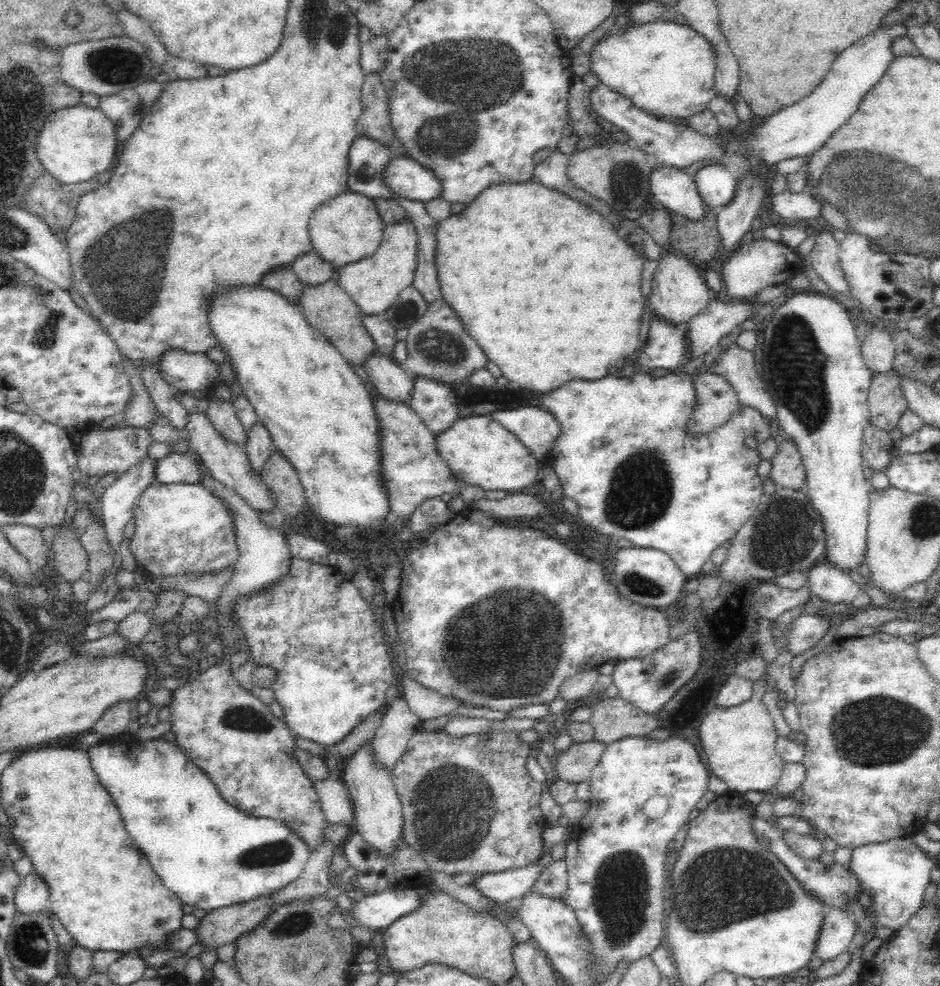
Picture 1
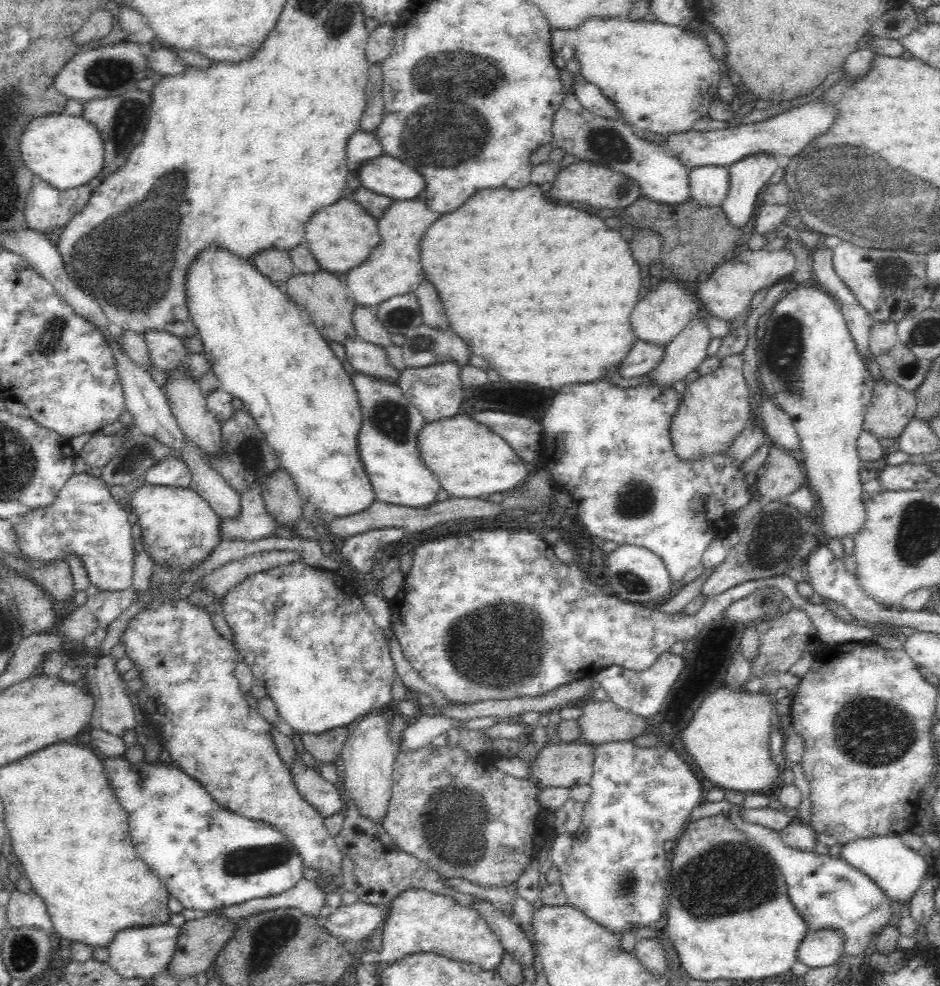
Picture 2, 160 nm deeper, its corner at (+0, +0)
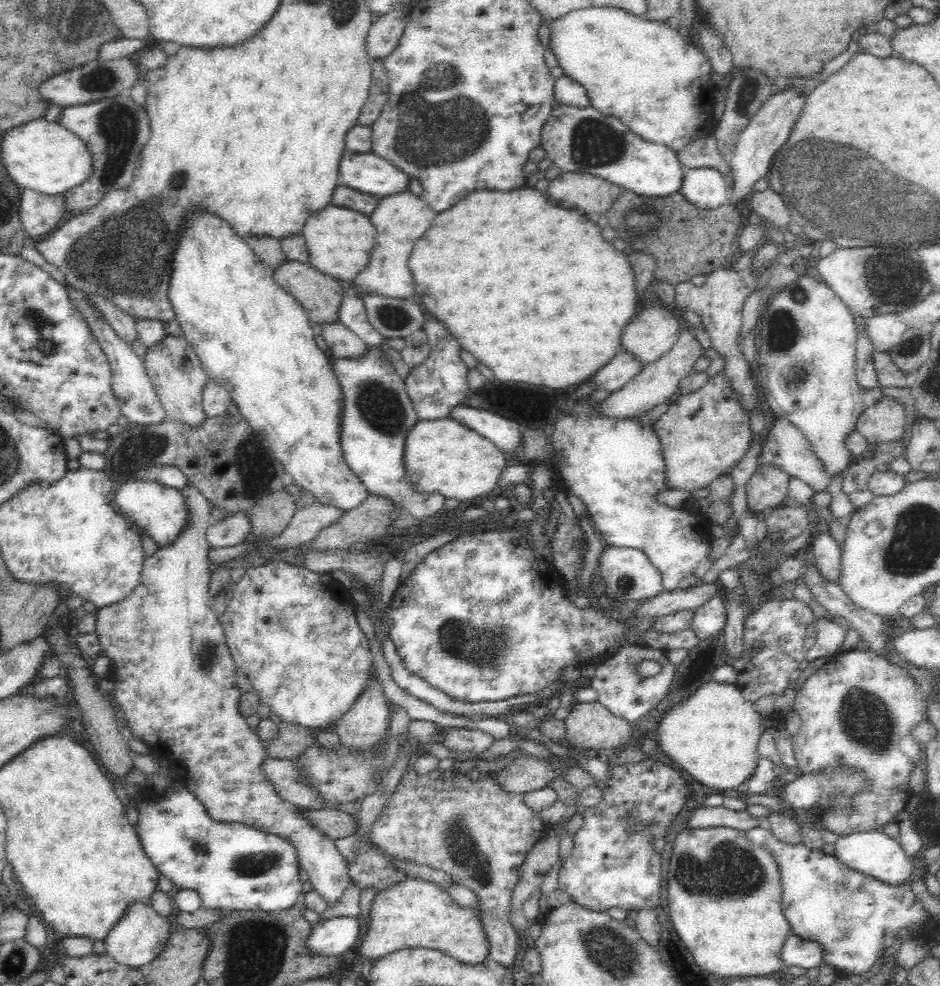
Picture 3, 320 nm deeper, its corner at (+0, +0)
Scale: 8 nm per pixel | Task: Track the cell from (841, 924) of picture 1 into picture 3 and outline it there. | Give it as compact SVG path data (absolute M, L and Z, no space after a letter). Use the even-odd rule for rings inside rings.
M791 933L786 936L780 952L784 968L799 966L805 969L816 968L822 964L822 946L818 942L803 940Z

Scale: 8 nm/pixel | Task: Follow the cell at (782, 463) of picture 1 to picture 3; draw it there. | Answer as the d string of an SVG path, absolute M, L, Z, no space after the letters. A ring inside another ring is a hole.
M759 466L745 486L748 510L761 516L778 507L786 498L790 477L775 466Z

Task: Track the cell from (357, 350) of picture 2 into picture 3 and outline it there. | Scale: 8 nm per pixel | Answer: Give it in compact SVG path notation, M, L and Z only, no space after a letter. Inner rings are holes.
M338 321L316 324L314 331L322 336L329 354L335 358L360 358L370 347Z

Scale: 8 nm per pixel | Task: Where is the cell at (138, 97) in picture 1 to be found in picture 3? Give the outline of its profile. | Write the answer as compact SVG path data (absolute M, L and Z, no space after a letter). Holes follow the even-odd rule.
M128 93L116 95L112 98L103 98L90 103L86 102L86 104L62 107L60 118L56 120L56 123L62 125L64 129L70 130L71 133L76 134L84 142L84 145L90 151L90 161L92 161L92 166L90 166L91 174L88 176L88 179L82 182L82 184L74 185L74 188L62 193L64 212L68 211L71 217L85 213L104 199L105 194L116 189L125 189L133 183L141 158L141 150L150 138L151 128L146 109L135 103Z

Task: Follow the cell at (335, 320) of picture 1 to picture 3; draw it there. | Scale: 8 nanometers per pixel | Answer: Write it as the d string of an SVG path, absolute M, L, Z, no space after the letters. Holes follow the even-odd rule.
M284 260L280 266L272 270L272 275L276 284L279 284L302 305L313 327L324 322L338 321L338 308L340 308L342 297L347 293L338 279L322 274L308 263L296 260Z

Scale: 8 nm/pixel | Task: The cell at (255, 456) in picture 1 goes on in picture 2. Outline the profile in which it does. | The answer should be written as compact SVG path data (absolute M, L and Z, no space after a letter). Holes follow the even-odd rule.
M262 484L252 485L241 494L240 512L238 517L229 517L221 520L220 541L221 540L260 540L271 535L281 536L284 529L270 517L264 507L262 495L260 494Z

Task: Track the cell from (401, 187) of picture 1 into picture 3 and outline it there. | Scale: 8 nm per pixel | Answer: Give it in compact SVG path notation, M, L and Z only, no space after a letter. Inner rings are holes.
M344 150L338 162L339 183L378 197L402 192L410 178L385 158Z

